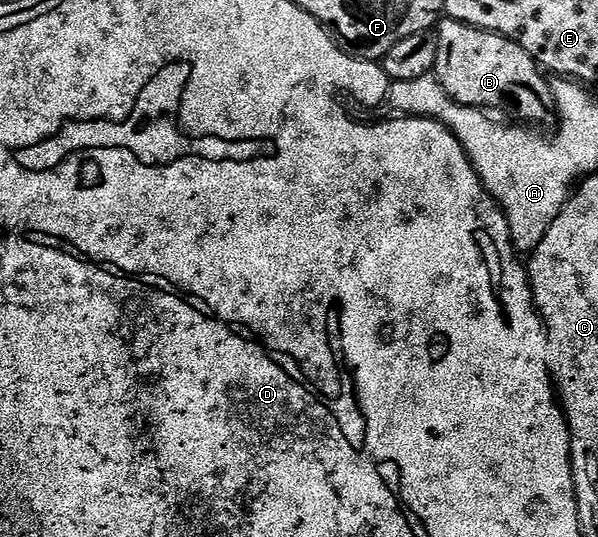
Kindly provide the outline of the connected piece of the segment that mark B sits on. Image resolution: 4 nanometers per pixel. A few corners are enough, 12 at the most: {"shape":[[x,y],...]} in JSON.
{"shape":[[447,17],[434,74],[454,101],[540,129],[549,76],[504,35]]}

